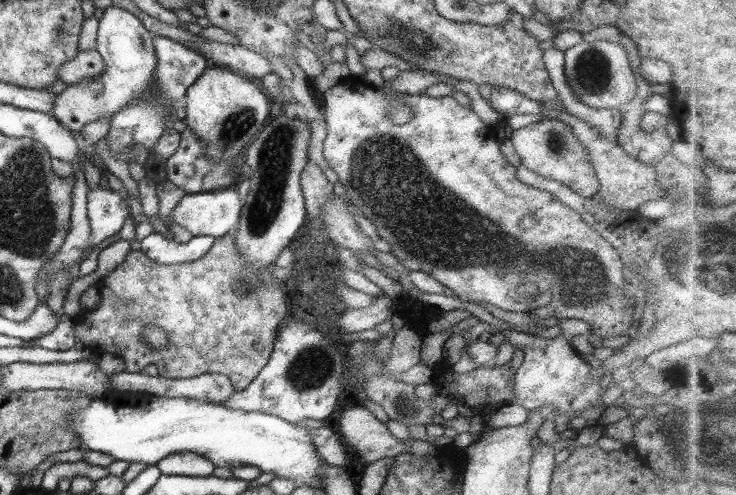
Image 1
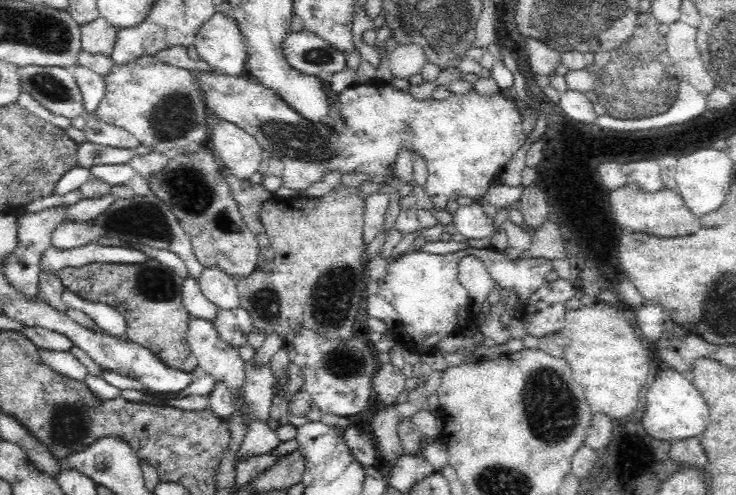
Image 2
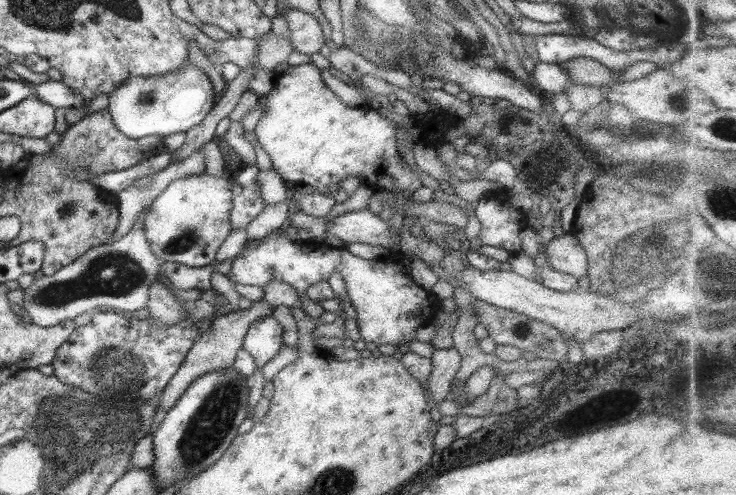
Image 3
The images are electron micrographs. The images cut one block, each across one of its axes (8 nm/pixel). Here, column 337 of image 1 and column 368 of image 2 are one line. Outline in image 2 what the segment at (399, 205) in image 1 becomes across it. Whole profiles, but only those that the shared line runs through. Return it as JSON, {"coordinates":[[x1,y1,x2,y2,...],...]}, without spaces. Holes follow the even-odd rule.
{"coordinates":[[198,72,196,81,204,95,206,107,214,110,217,118,236,124,240,129,254,136,263,150,272,152,272,156,280,159,285,166,282,180,286,187,299,194,320,182,326,174,363,174,368,182,378,184,380,190,388,190,390,182,396,178,394,163,400,150,415,152,426,165,426,178,422,188,434,204,434,210,452,210,452,205,460,196,468,196,475,200,488,190,490,182,496,181,502,166,506,164,525,144,525,132,522,121,514,105,497,93,491,97,481,97,475,92,470,94,452,94,448,100,416,99,404,94,400,89,394,90,392,85,384,88,374,86,353,86,347,88,339,97,340,118,342,128,326,126,305,119,286,103,276,92,260,83,250,82,239,76,228,76,215,73]]}

